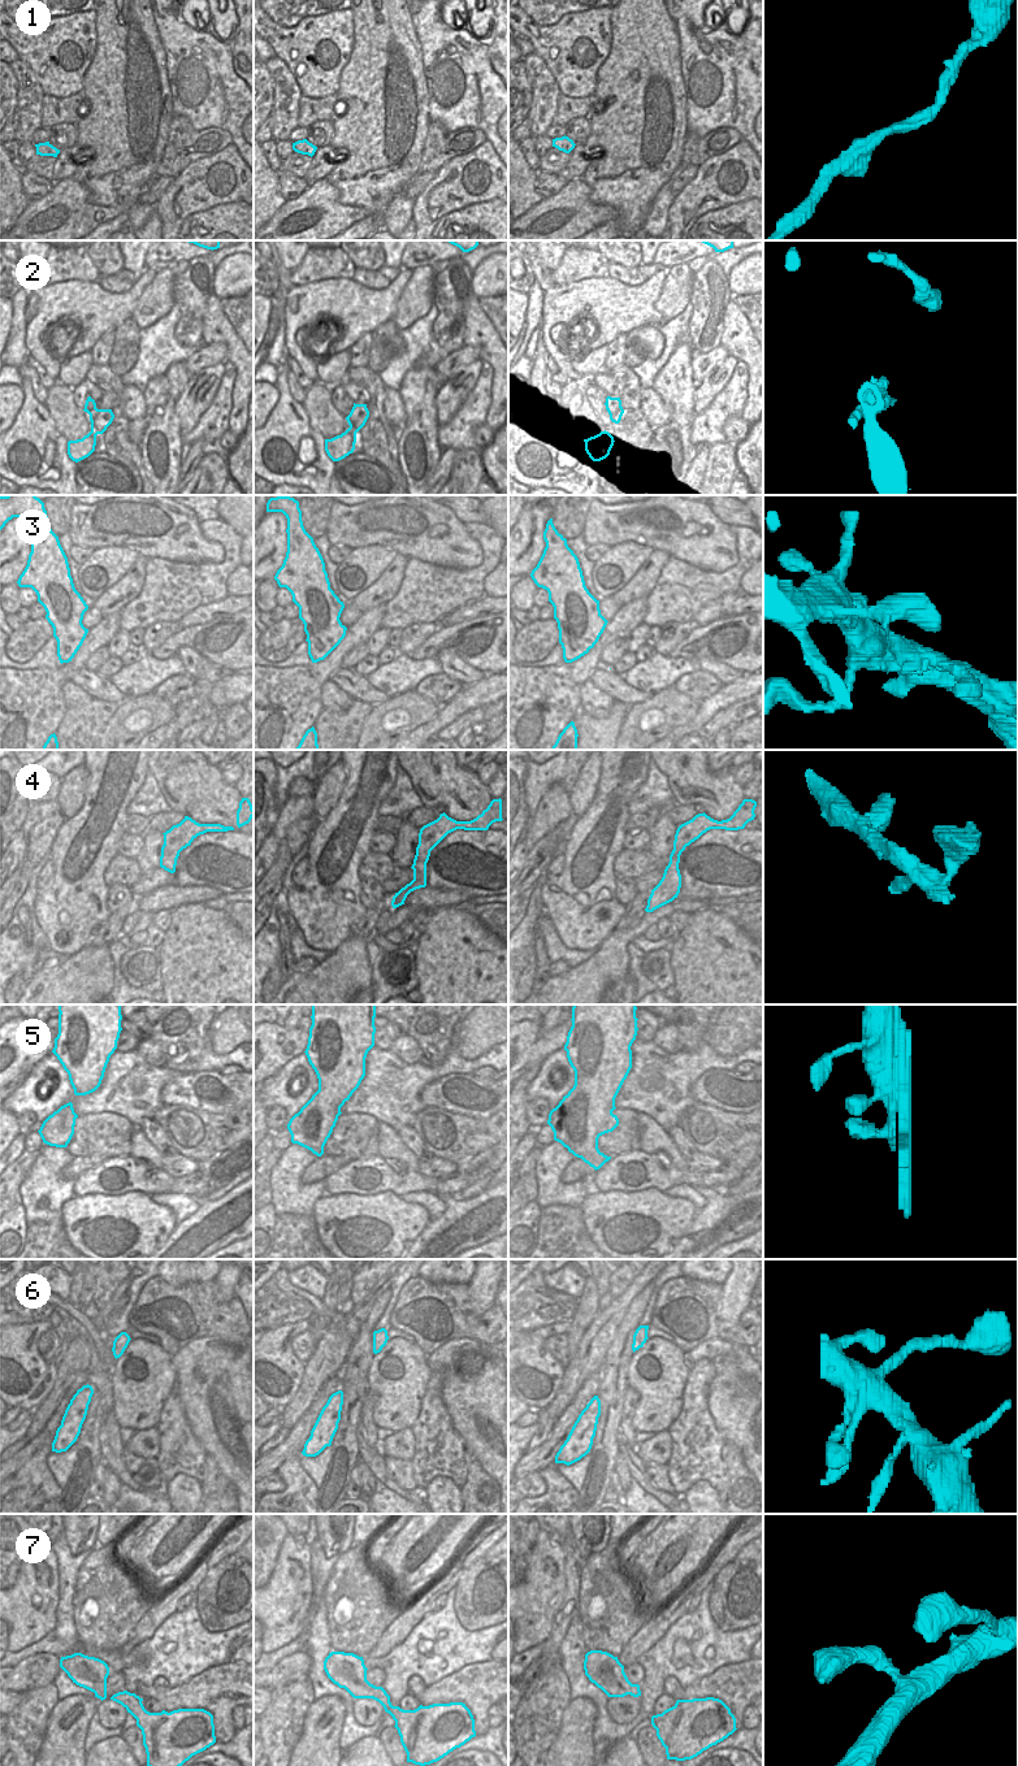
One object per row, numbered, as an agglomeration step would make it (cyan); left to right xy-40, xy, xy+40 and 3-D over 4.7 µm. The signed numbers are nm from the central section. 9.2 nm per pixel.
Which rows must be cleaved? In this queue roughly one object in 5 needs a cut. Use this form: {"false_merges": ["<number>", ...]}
{"false_merges": []}

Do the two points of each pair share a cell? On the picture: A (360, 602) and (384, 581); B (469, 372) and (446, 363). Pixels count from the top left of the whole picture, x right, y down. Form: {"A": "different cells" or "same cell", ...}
{"A": "same cell", "B": "different cells"}

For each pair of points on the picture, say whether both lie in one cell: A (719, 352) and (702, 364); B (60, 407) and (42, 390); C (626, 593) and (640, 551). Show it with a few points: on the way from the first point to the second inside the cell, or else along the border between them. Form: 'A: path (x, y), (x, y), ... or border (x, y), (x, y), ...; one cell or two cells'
A: path (715, 356), (706, 363); one cell
B: border (48, 389), (43, 403); two cells
C: border (649, 556), (636, 573), (610, 595); two cells

